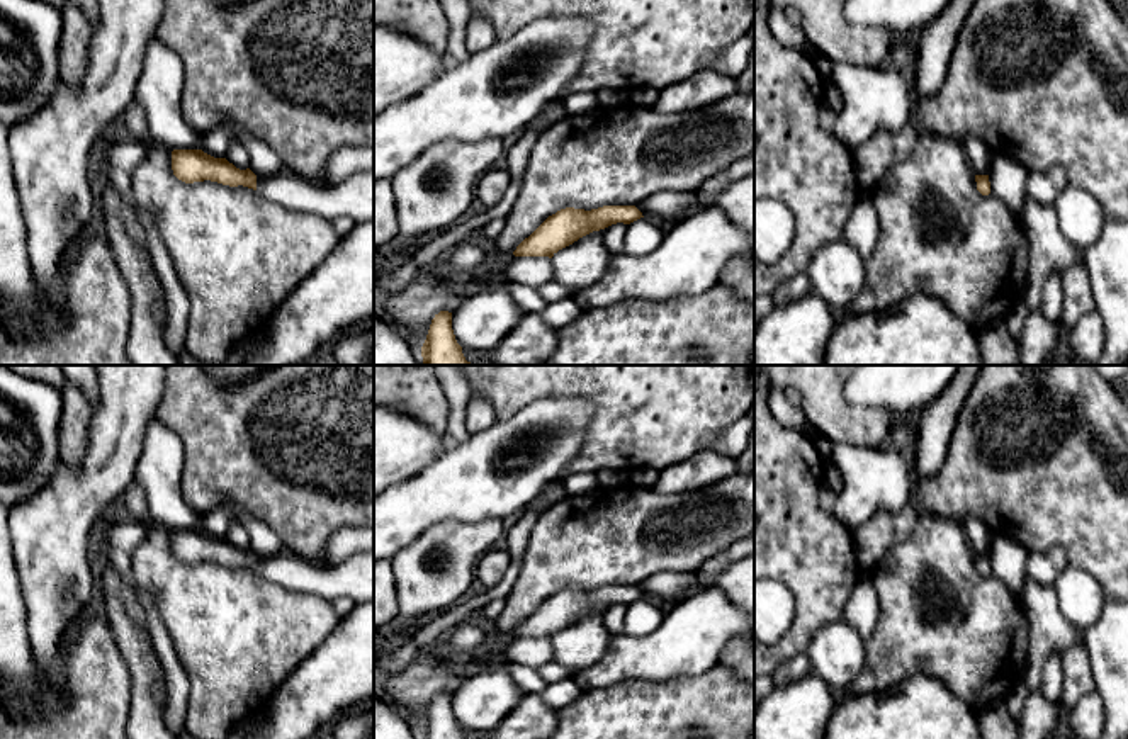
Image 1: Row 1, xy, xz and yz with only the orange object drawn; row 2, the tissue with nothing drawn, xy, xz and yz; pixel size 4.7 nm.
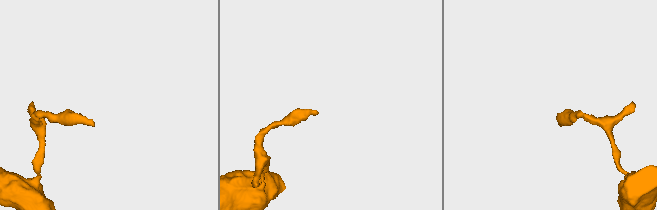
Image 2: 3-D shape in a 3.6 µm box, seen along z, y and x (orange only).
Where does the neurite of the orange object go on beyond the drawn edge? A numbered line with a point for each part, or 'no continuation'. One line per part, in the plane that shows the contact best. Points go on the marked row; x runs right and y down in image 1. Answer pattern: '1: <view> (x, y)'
1: xy (354, 197)

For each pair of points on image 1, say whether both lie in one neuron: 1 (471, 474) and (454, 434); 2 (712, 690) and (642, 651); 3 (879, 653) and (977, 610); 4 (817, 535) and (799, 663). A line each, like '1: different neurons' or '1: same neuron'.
1: different neurons
2: different neurons
3: same neuron
4: different neurons

